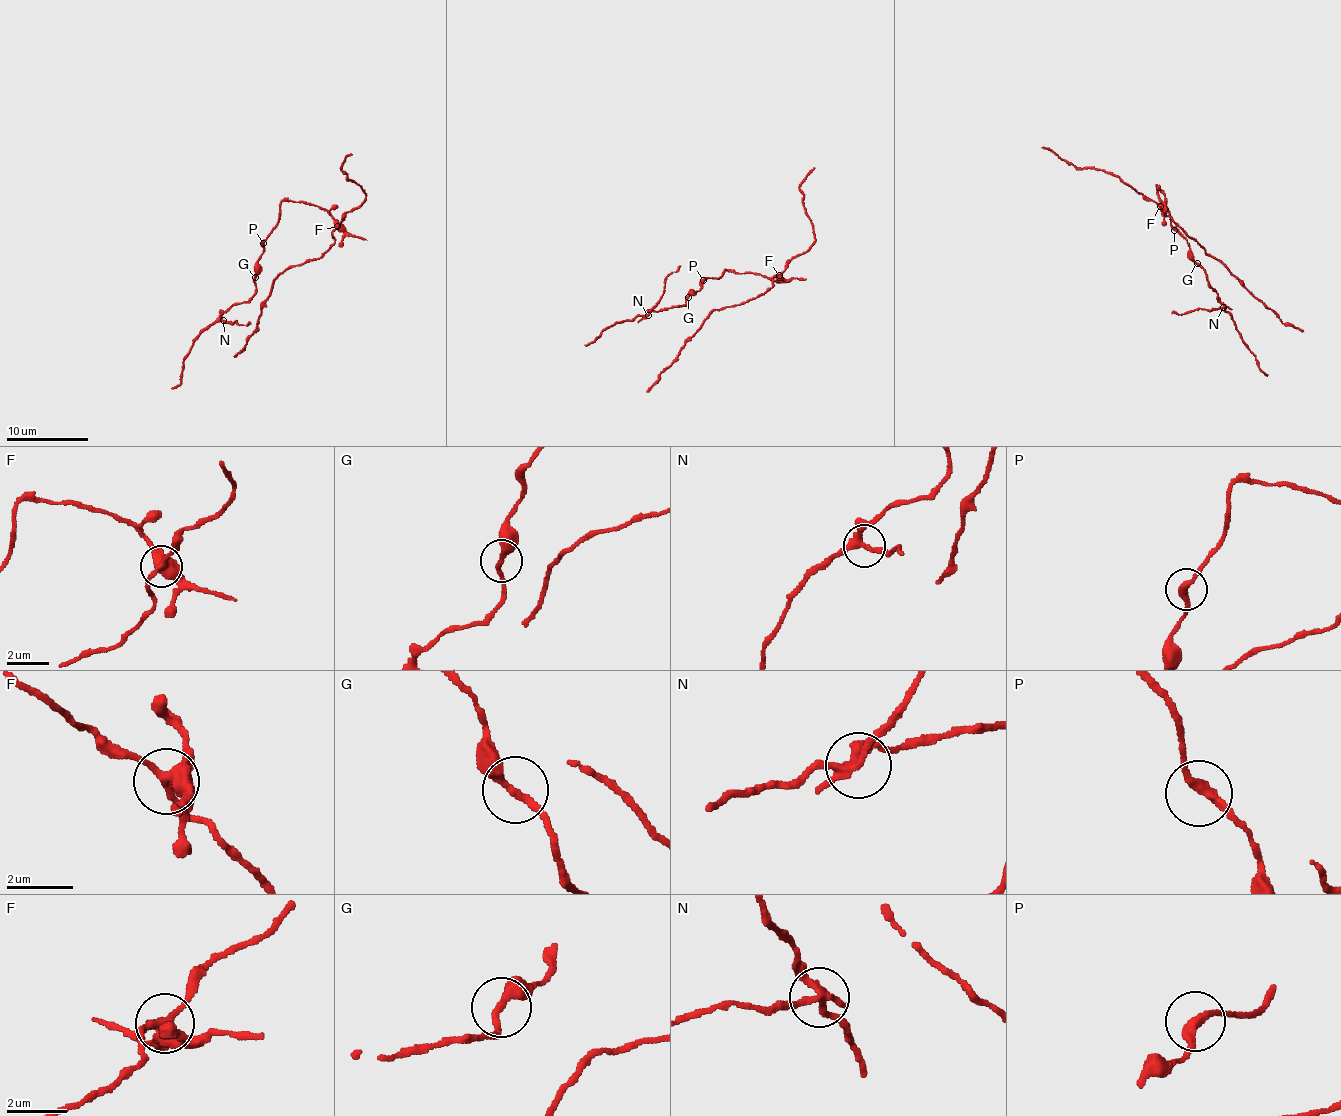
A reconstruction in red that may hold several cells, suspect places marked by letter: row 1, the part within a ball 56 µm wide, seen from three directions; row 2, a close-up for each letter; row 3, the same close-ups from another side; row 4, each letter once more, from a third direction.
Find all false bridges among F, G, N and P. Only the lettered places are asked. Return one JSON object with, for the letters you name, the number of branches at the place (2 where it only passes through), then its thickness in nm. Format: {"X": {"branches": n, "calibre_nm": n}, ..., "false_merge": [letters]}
{"F": {"branches": 4, "calibre_nm": 400}, "N": {"branches": 4, "calibre_nm": 240}, "false_merge": ["F", "N"]}

